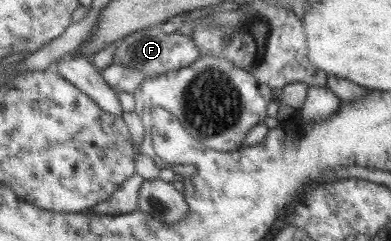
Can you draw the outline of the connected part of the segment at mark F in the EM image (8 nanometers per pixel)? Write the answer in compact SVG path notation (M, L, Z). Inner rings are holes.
M150 27L133 32L119 41L119 45L112 57L112 64L122 64L130 68L138 68L146 75L146 79L158 78L162 74L168 74L170 70L178 70L184 66L190 66L201 57L200 49L190 36L184 36L178 32L164 33L161 27Z

